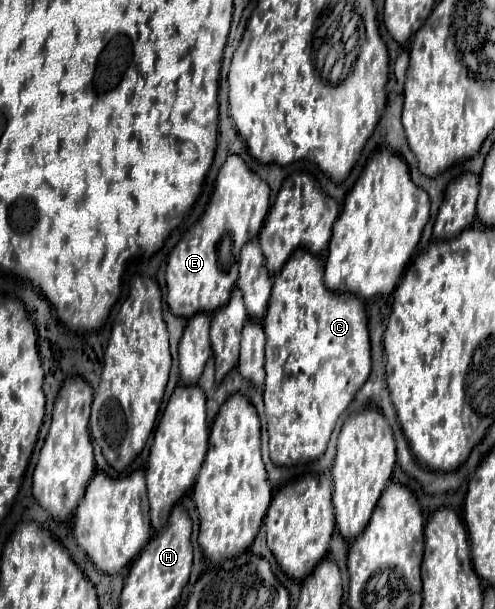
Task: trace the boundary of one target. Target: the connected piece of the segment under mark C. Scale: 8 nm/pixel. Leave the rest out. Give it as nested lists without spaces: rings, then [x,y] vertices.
[[[295,250],[283,270],[275,276],[269,310],[263,318],[267,334],[265,348],[265,414],[269,432],[269,454],[279,466],[303,464],[323,456],[329,436],[341,412],[351,404],[357,390],[371,372],[371,346],[367,332],[367,314],[359,298],[351,294],[333,294],[323,280],[323,260],[307,250]]]

